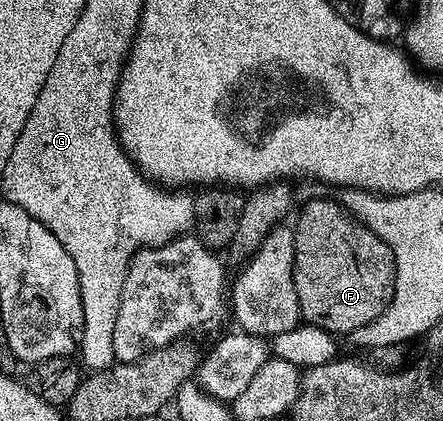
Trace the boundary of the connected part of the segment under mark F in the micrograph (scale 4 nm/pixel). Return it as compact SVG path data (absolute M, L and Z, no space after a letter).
M338 198L311 199L303 208L301 207L298 208L298 211L300 210L299 220L293 223L293 230L295 232L295 288L299 297L302 318L313 323L322 324L332 333L340 333L339 331L349 333L354 327L369 325L369 321L381 317L388 305L393 301L393 293L395 292L395 258L389 249L389 245L376 231L367 227L357 216L352 215Z

